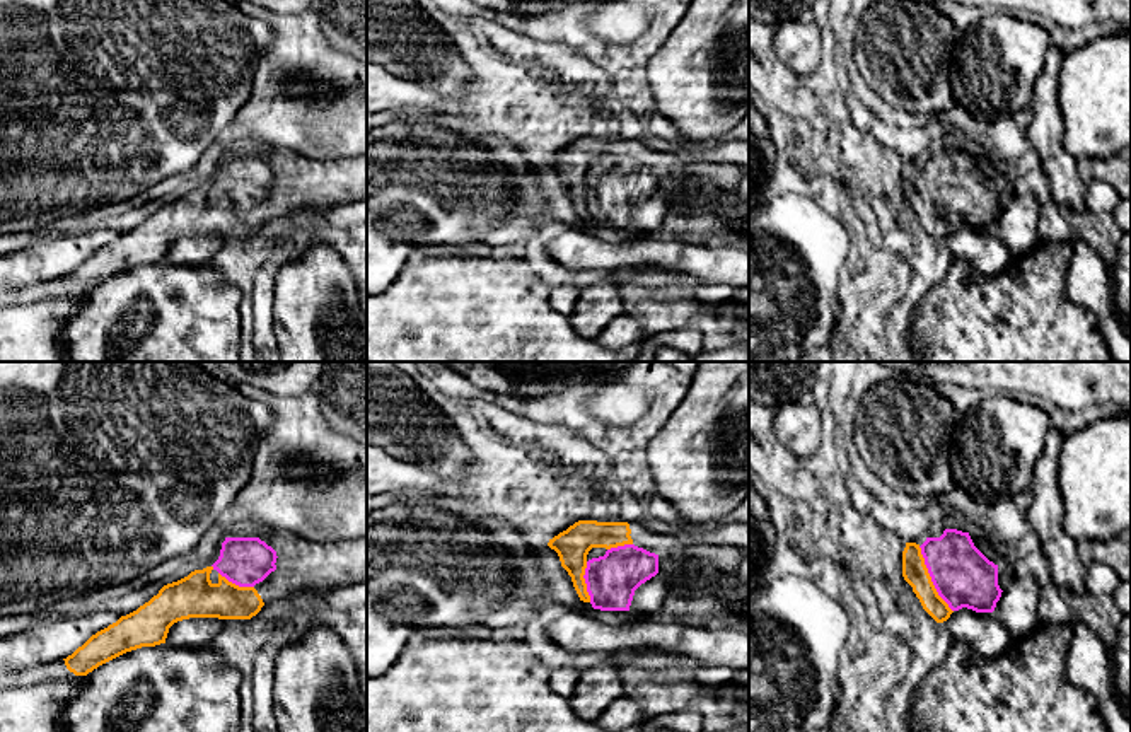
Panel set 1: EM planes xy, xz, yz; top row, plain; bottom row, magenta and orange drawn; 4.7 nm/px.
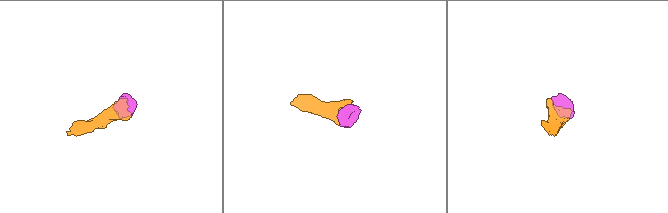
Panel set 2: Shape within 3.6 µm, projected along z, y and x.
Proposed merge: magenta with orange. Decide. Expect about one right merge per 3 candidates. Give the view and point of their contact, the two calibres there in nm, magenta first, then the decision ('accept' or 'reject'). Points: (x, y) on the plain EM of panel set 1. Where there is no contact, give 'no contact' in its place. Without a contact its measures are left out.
yz (932, 197) | 280/120 nm | accept

